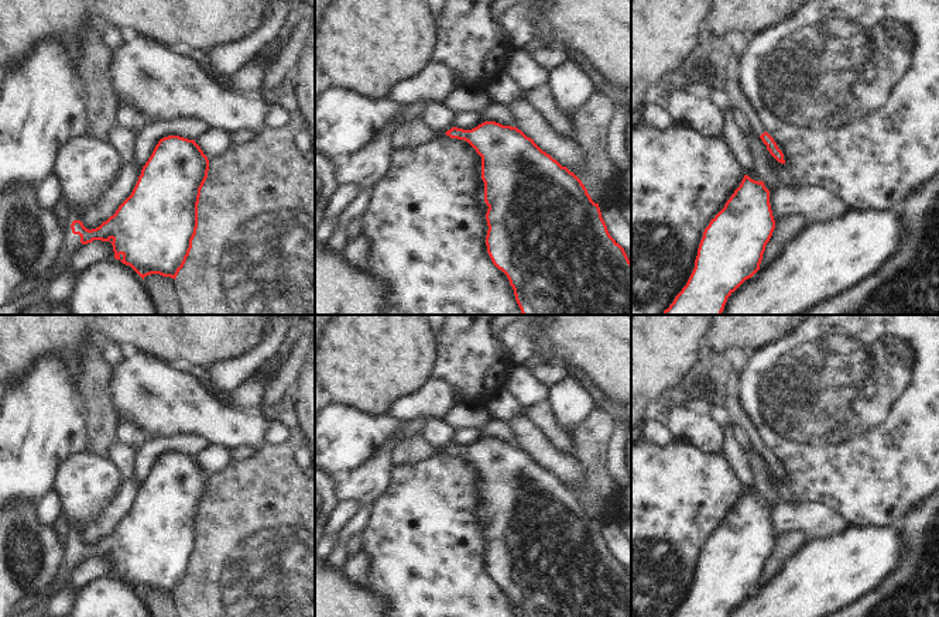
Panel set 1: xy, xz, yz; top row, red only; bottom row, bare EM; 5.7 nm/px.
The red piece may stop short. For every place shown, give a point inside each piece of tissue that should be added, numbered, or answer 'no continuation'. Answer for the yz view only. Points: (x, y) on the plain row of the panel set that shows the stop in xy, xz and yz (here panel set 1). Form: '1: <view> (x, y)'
1: yz (733, 405)

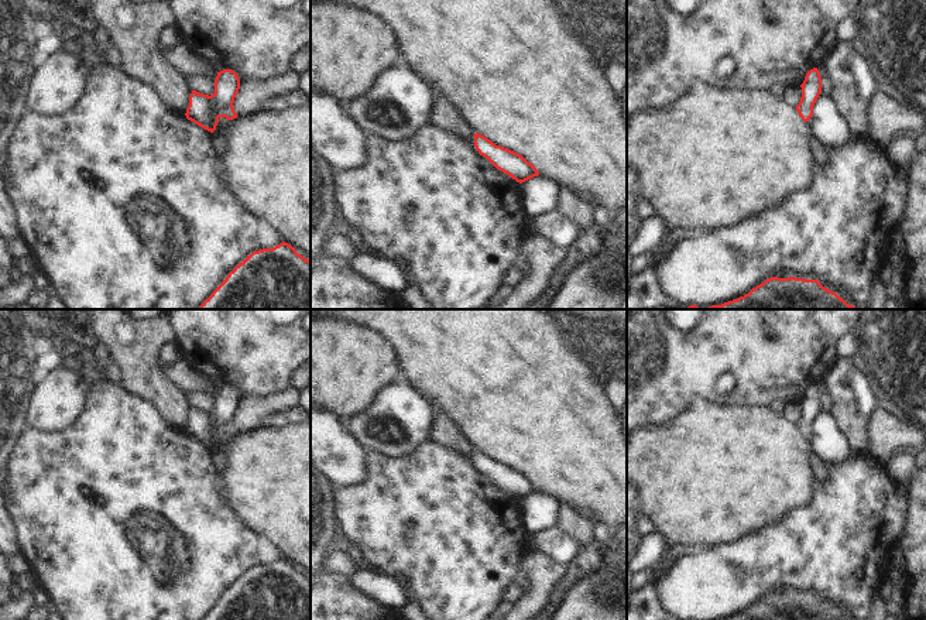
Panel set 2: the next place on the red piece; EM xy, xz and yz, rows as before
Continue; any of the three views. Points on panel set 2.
no continuation

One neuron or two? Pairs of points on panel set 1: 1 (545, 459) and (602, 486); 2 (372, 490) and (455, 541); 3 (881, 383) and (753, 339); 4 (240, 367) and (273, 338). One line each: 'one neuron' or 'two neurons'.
1: two neurons
2: two neurons
3: two neurons
4: one neuron

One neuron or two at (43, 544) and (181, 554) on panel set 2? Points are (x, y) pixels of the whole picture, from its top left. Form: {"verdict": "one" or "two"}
{"verdict": "one"}

